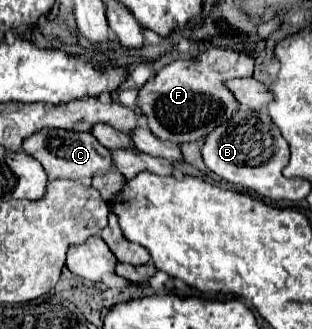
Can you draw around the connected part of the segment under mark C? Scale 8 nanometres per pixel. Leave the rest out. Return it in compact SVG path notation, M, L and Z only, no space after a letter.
M39 129L23 141L23 151L35 157L49 179L81 179L101 175L111 169L111 153L91 133L77 133L65 129Z

